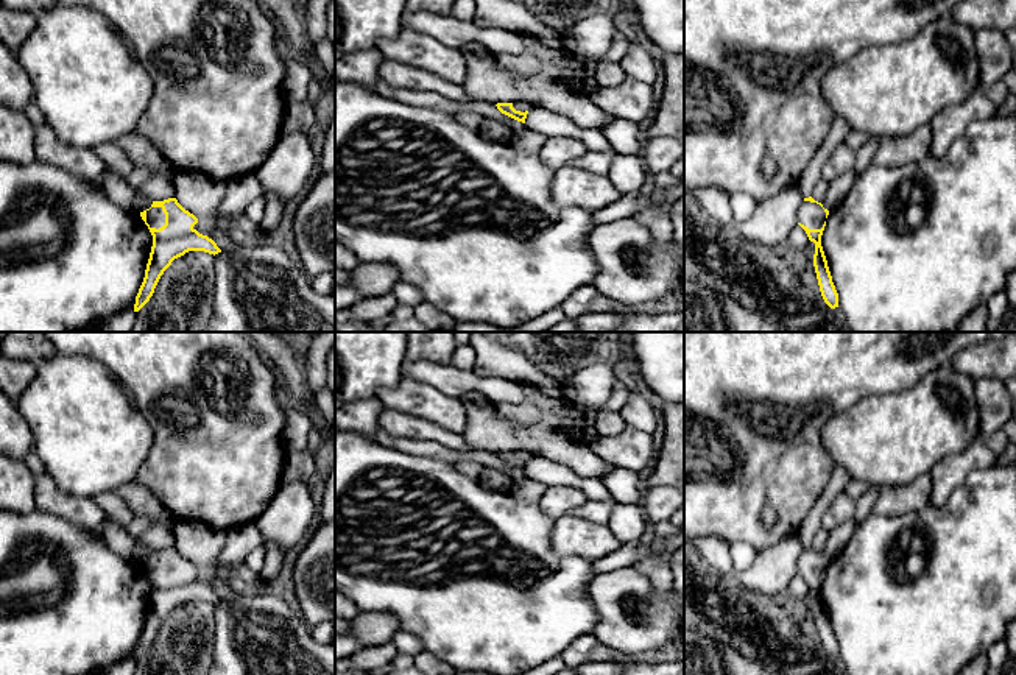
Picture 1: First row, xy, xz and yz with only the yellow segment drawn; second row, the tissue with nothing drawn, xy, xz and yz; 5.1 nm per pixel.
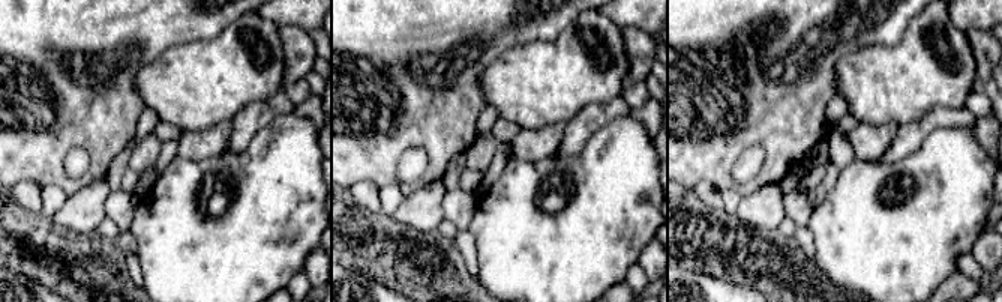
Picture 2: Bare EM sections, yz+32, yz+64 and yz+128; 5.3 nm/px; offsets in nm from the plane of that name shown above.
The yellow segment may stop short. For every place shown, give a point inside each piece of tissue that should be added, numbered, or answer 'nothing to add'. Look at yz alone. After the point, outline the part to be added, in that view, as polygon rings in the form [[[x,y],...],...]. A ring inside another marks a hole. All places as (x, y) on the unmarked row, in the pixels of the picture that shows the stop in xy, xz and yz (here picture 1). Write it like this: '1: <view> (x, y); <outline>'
nothing to add

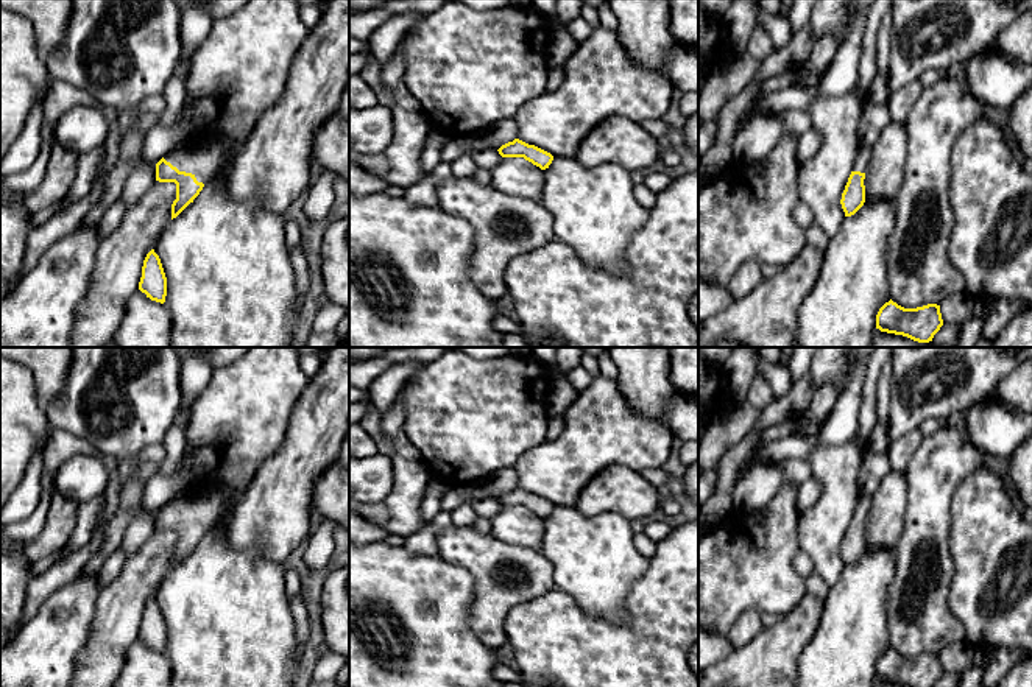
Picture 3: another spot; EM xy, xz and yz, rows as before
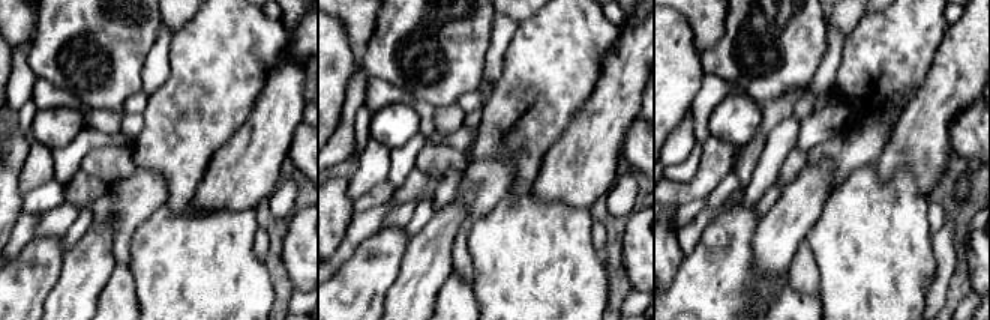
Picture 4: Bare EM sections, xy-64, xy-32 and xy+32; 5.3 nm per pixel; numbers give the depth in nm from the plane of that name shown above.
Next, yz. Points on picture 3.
1: yz (861, 511); [[[859,494],[857,505],[854,508],[853,520],[865,522],[868,511],[870,511],[870,505],[871,505],[871,495]]]

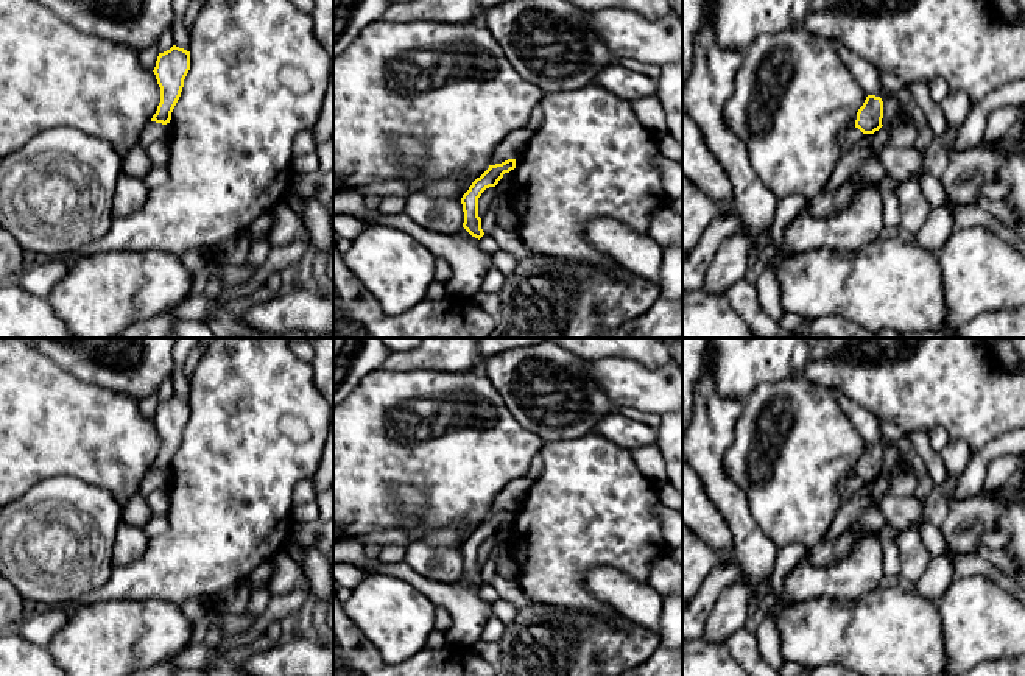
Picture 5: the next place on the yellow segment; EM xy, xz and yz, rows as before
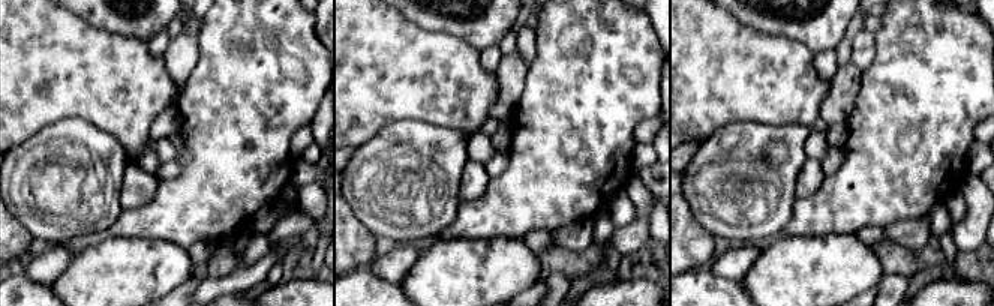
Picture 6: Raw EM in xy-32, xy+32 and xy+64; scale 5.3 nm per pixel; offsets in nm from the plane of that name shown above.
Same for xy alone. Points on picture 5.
nothing to add

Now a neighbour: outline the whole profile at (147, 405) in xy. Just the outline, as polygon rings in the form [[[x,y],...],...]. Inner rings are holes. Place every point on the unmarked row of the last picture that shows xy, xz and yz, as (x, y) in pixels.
[[[157,391],[139,400],[139,410],[146,419],[154,419],[159,405]]]

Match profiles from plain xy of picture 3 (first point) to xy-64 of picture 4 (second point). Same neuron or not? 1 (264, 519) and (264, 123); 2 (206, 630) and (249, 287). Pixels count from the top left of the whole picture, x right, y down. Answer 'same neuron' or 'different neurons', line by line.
1: same neuron
2: same neuron

